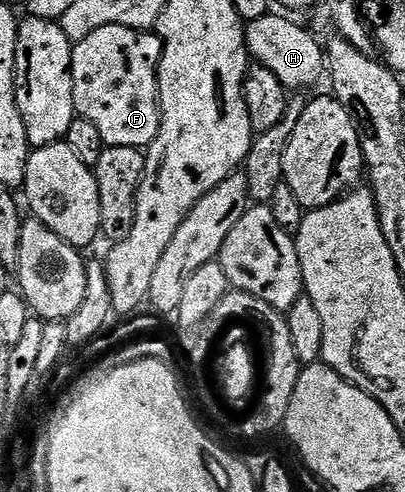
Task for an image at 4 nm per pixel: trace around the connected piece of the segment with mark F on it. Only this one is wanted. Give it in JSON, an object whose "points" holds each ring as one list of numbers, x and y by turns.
{"points":[[109,25,99,27,74,44,69,72,73,80,73,111,76,116,87,119,87,123,95,123,106,146,135,147,145,151,159,135,161,104,157,98,157,68,161,62,161,43,156,32]]}

